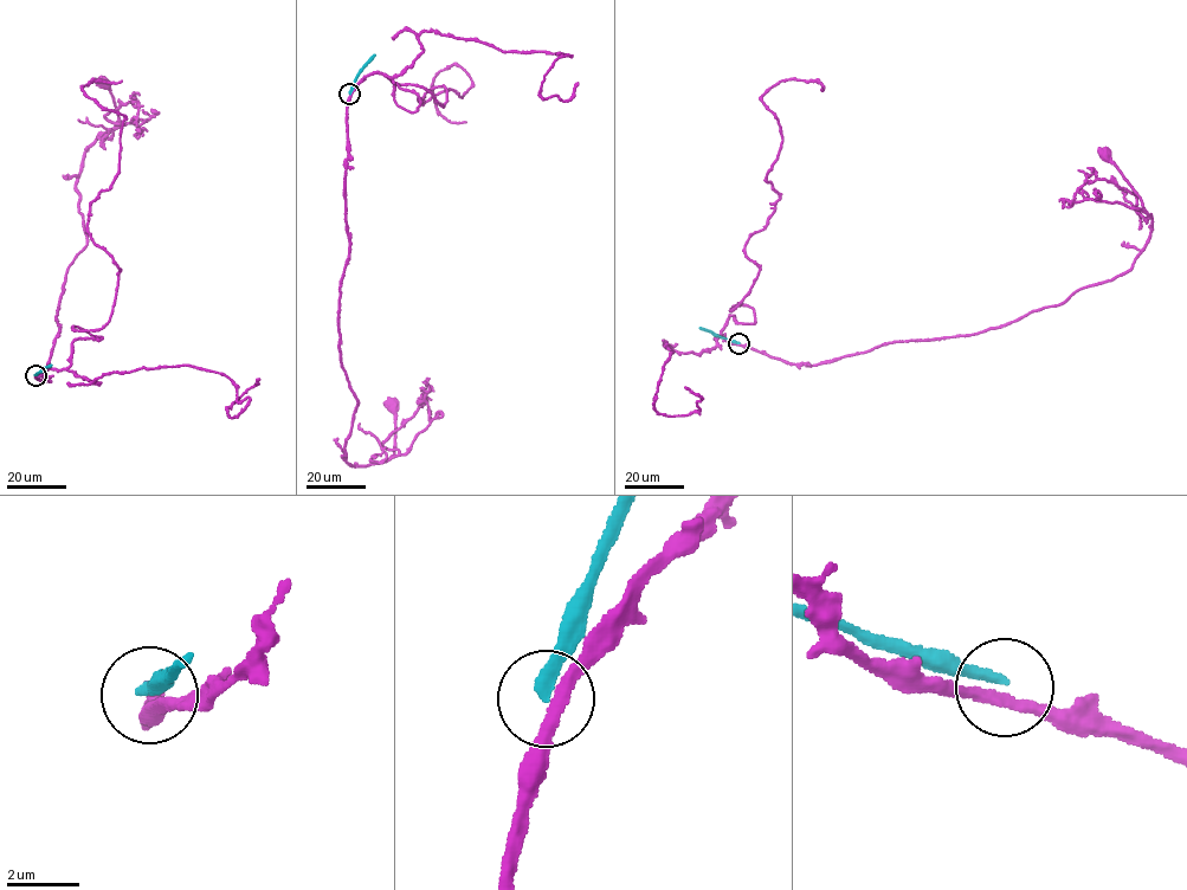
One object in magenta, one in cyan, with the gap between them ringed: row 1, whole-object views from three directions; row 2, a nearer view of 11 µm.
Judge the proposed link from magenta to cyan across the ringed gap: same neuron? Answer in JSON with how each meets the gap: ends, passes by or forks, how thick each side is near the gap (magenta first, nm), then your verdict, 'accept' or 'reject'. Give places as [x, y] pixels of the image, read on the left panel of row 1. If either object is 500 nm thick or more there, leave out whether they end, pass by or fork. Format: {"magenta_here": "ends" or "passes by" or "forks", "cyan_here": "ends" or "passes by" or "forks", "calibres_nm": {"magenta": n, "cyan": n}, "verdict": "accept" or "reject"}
{"magenta_here": "passes by", "cyan_here": "ends", "calibres_nm": {"magenta": 320, "cyan": 320}, "verdict": "reject"}

